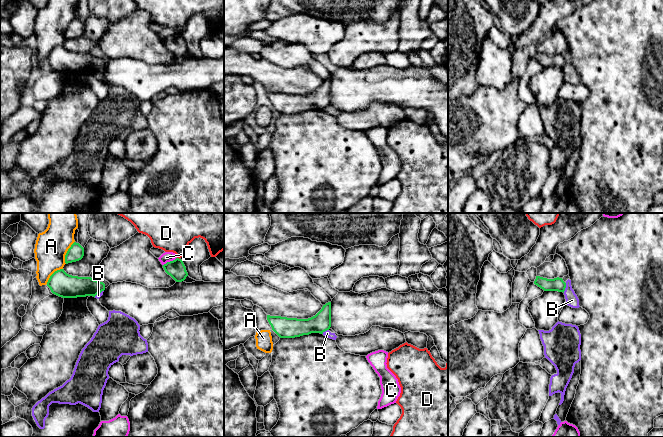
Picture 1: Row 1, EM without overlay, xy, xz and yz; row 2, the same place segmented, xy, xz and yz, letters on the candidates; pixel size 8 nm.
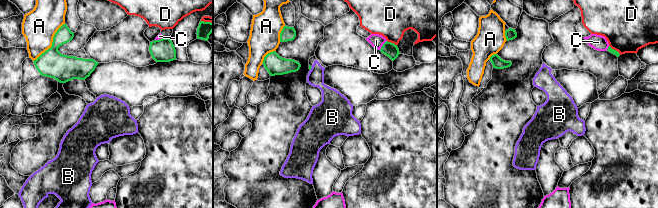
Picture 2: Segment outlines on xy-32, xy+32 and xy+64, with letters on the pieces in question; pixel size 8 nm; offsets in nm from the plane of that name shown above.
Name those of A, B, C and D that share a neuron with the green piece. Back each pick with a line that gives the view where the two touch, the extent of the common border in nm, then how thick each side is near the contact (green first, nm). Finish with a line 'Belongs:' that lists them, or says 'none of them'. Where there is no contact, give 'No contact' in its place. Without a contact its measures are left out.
Belongs: none of them

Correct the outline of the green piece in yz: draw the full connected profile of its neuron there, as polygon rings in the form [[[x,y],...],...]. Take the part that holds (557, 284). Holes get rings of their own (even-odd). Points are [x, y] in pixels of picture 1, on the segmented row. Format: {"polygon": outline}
{"polygon": [[[536,276],[534,284],[543,289],[544,291],[558,291],[563,292],[566,288],[566,283],[563,281],[562,278],[554,278],[554,279],[547,279],[540,276]]]}

